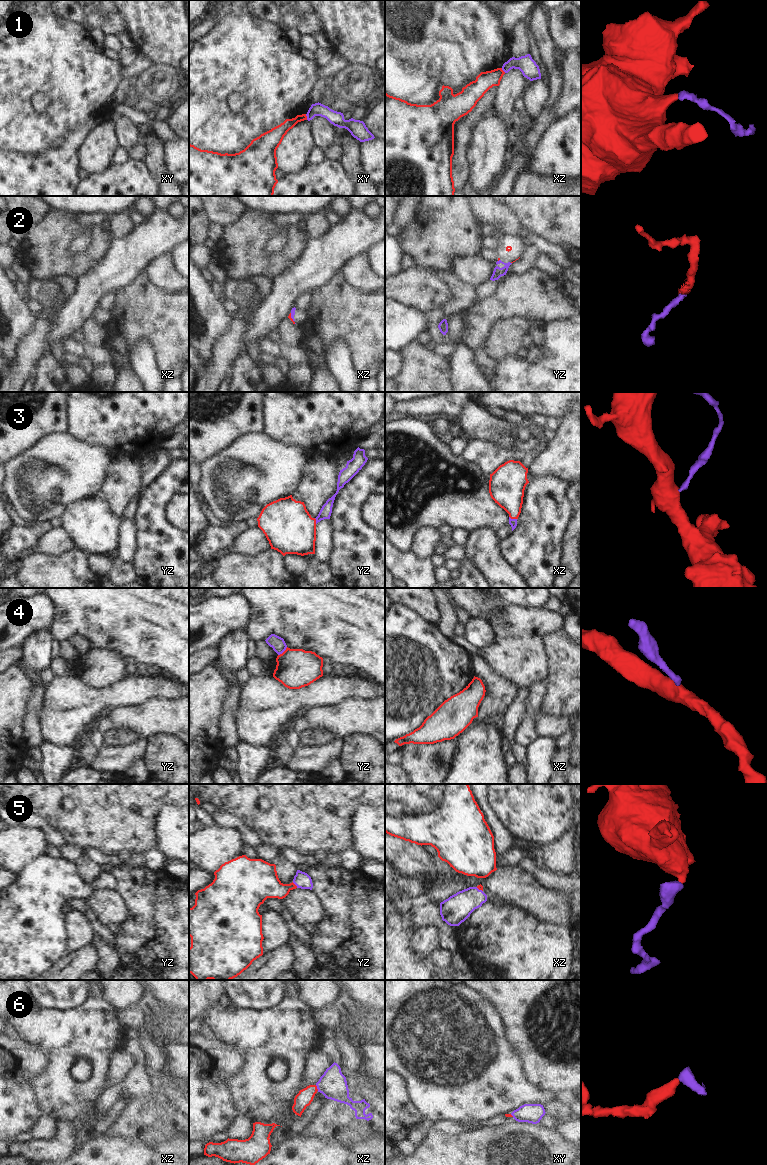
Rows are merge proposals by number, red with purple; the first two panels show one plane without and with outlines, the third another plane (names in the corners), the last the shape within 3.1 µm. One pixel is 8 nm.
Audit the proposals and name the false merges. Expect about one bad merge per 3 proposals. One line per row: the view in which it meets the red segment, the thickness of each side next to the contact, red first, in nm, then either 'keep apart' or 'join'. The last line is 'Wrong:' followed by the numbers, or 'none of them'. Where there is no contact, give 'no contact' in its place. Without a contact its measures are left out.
1: xy | 100/110 nm | keep apart
2: xz | 20/30 nm | join
3: xz | 280/60 nm | join
4: yz | 320/120 nm | keep apart
5: yz | 240/130 nm | join
6: xz | 130/220 nm | join
Wrong: 1, 4

